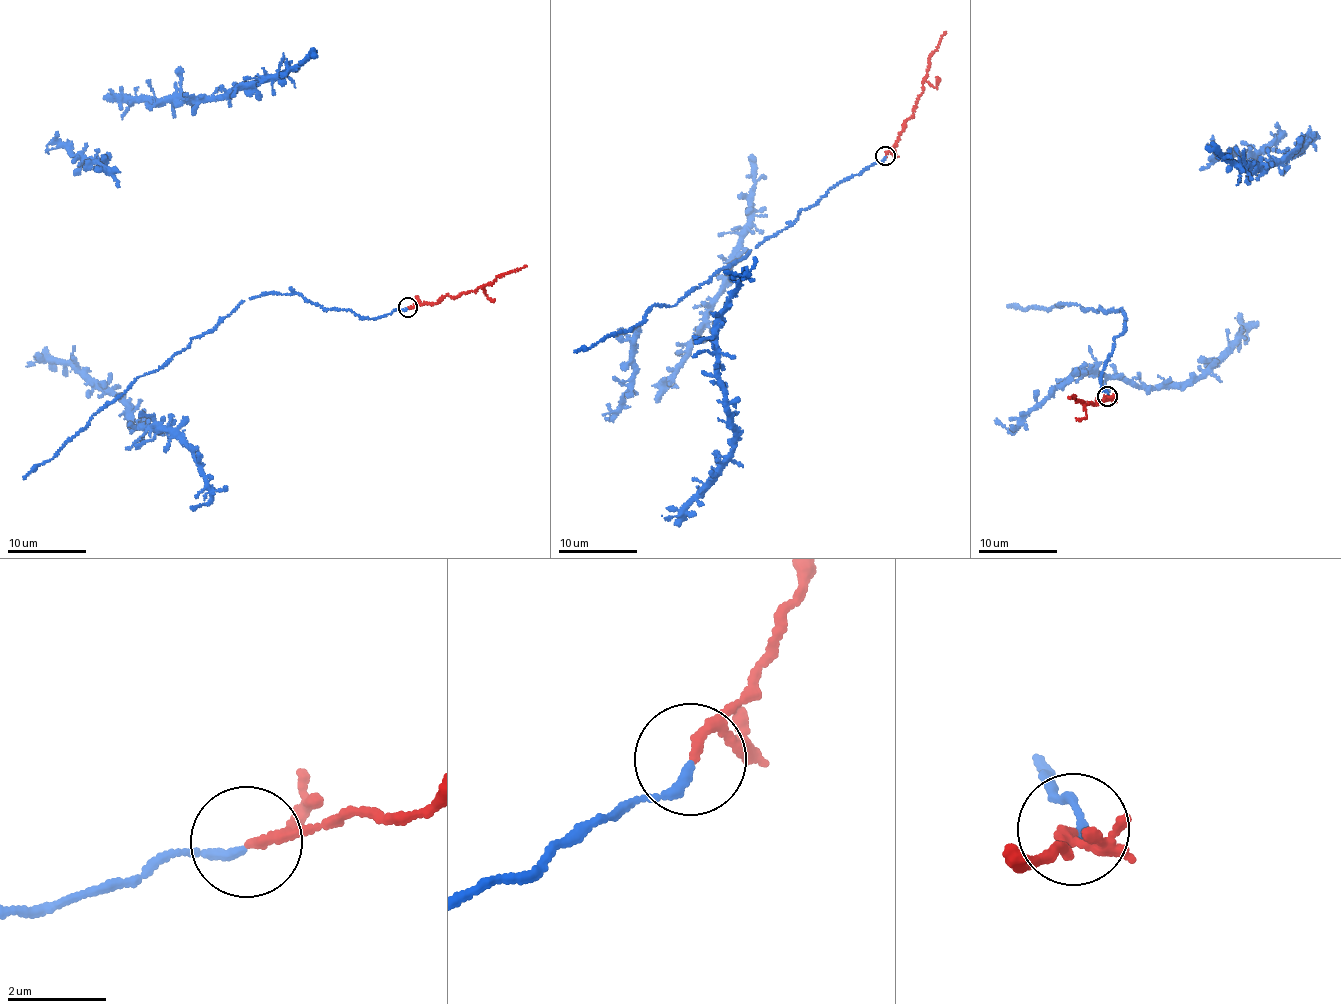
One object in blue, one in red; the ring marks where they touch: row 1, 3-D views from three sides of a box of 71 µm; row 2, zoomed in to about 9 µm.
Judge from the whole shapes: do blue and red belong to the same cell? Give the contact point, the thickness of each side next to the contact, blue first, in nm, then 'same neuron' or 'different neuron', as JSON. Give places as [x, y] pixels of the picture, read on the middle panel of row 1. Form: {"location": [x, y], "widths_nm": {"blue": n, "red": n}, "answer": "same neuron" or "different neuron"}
{"location": [885, 156], "widths_nm": {"blue": 190, "red": 140}, "answer": "same neuron"}

